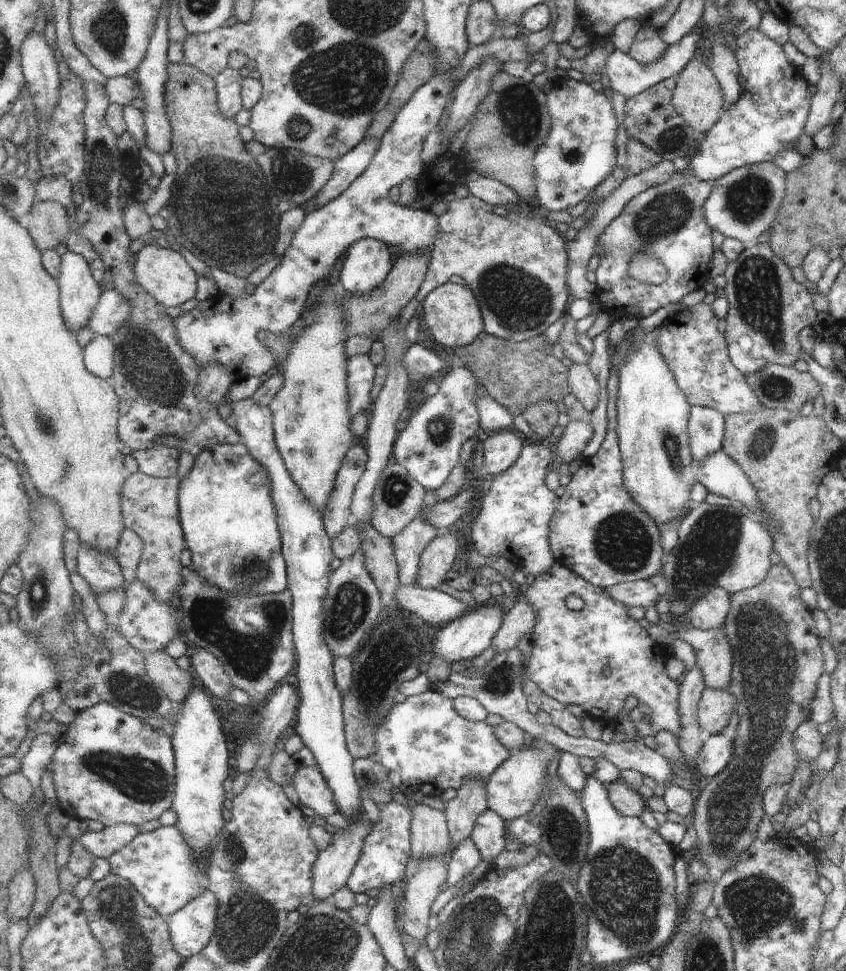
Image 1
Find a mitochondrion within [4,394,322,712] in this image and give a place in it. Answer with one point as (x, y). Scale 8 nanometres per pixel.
(249, 655)

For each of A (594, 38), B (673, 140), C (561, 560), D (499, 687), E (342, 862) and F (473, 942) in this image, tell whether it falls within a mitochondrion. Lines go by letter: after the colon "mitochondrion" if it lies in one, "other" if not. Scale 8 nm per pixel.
A: other
B: mitochondrion
C: other
D: mitochondrion
E: other
F: mitochondrion

